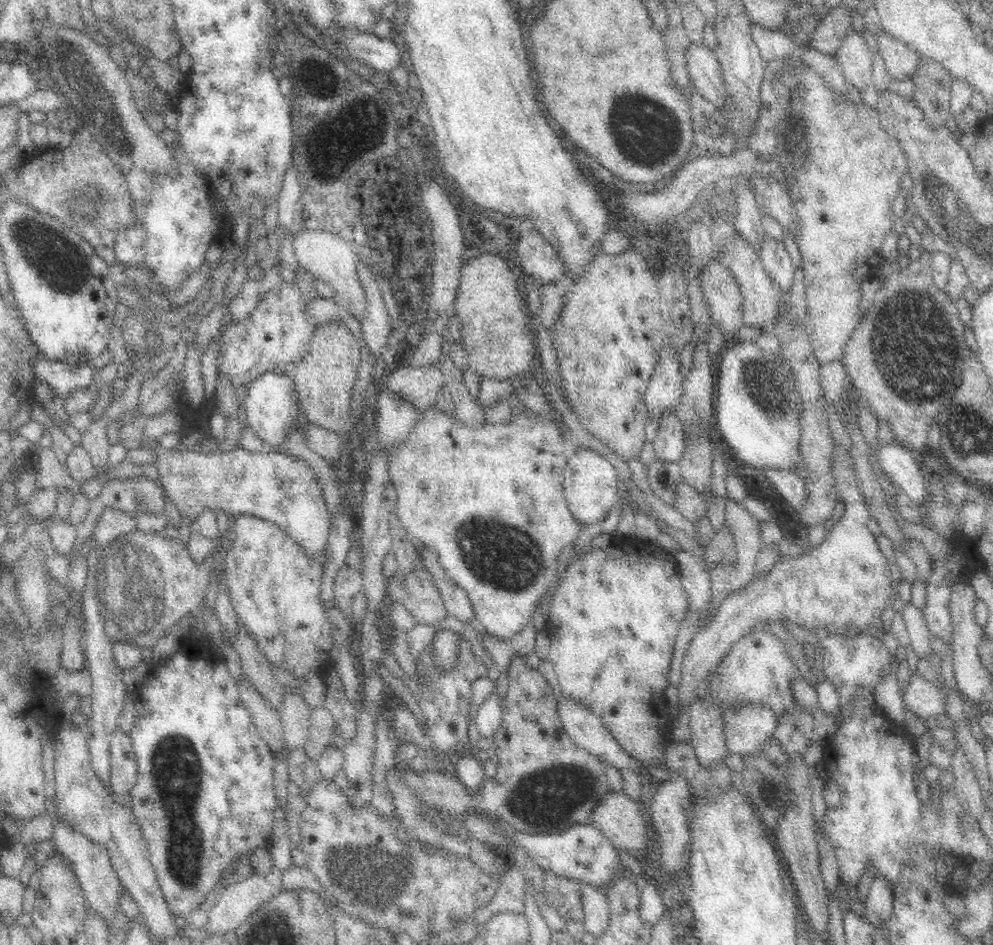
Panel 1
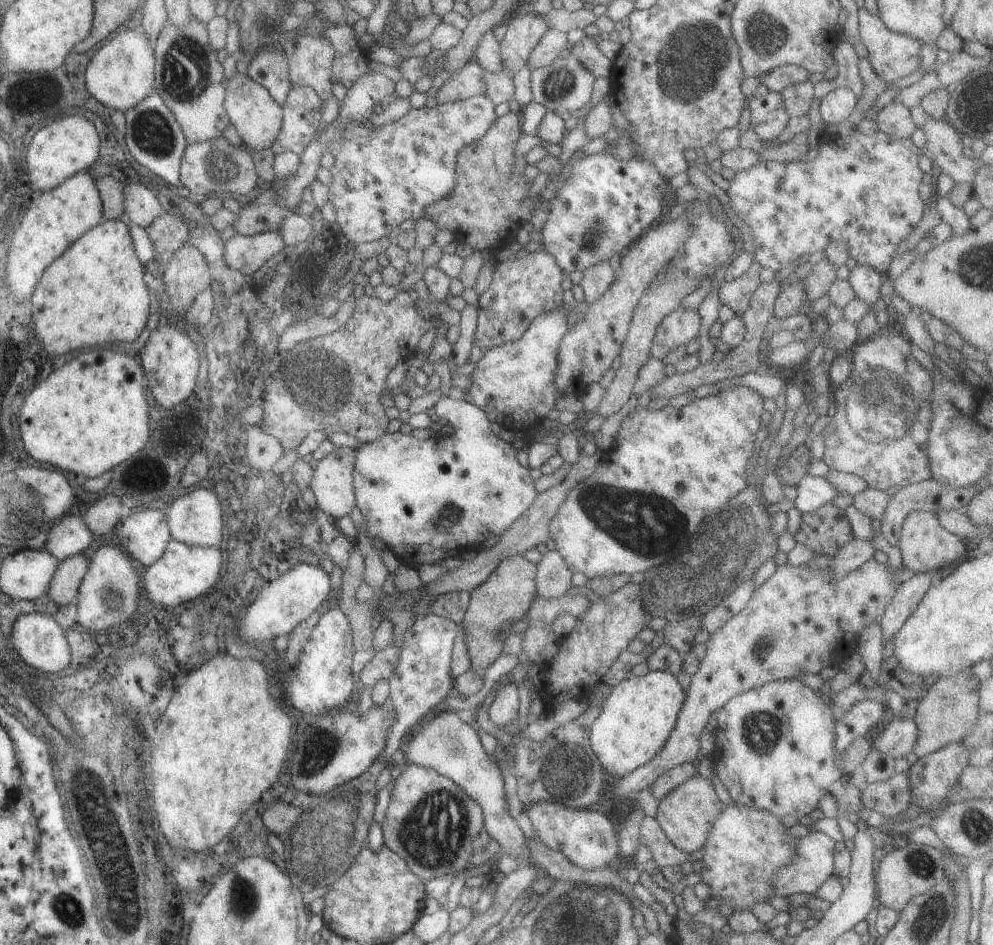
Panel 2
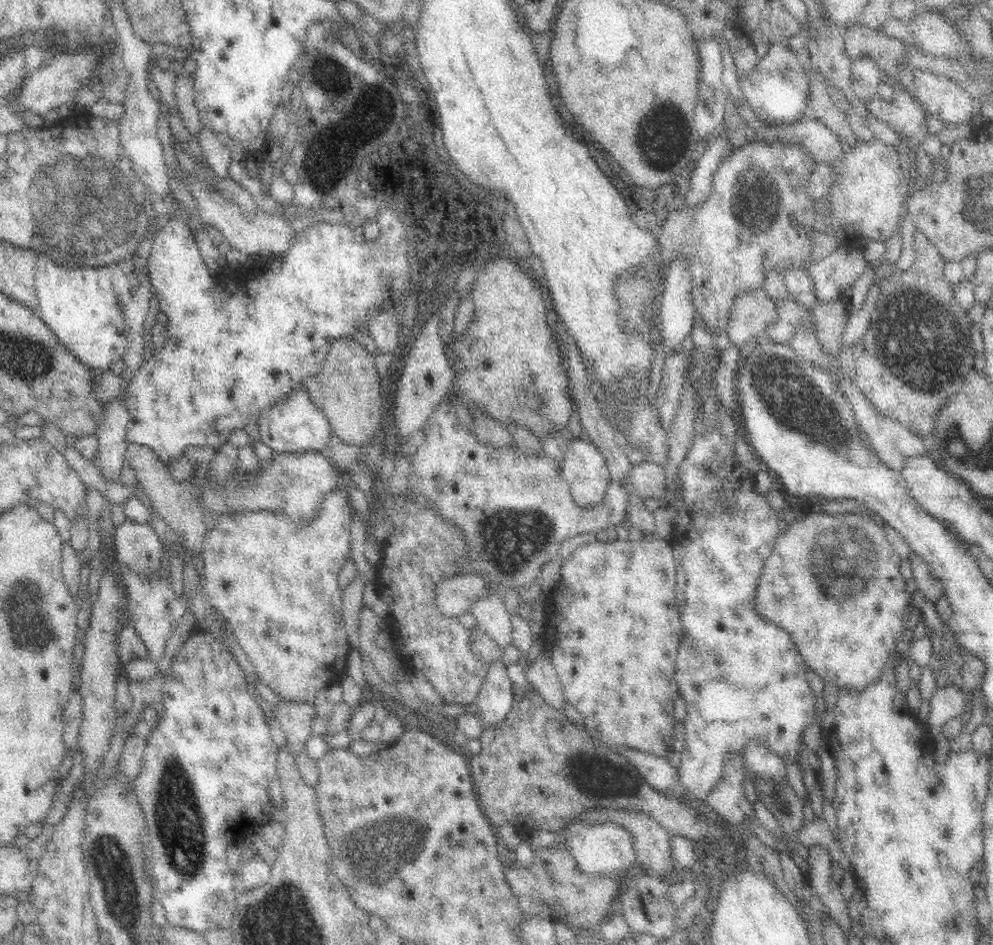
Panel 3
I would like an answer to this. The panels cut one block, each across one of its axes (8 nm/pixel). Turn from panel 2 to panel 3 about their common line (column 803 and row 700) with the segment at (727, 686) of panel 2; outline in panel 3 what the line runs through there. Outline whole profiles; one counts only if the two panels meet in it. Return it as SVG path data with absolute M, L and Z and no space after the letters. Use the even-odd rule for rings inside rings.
M653 536L650 541L634 537L629 541L617 541L615 539L605 542L598 542L580 545L575 552L567 559L561 567L561 578L556 587L552 590L549 604L553 609L553 616L548 619L544 628L544 645L554 659L556 674L560 679L563 697L565 702L571 704L580 716L584 718L584 731L588 732L592 739L598 739L617 751L618 747L630 747L633 750L640 750L645 754L664 757L666 752L672 749L673 724L676 721L673 716L673 702L678 696L678 683L676 683L676 658L682 640L682 619L678 610L676 596L677 570L675 569L675 558L670 544L663 539Z

